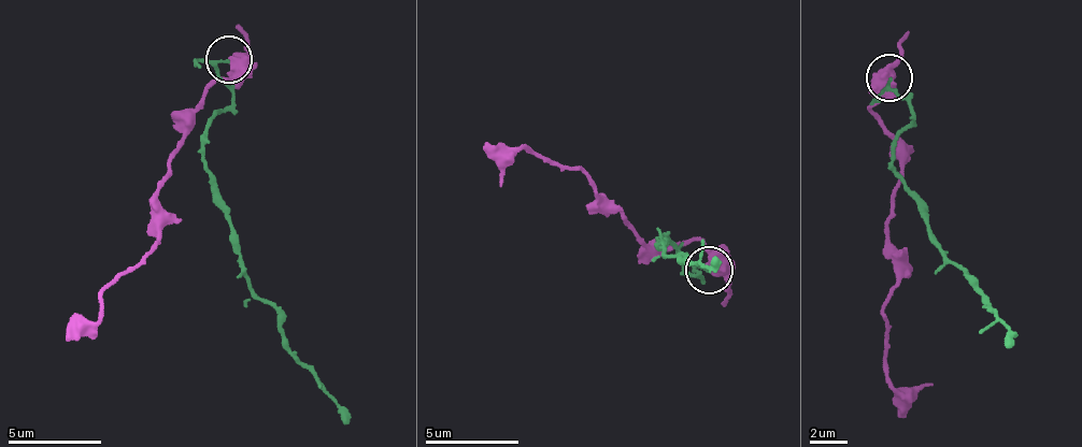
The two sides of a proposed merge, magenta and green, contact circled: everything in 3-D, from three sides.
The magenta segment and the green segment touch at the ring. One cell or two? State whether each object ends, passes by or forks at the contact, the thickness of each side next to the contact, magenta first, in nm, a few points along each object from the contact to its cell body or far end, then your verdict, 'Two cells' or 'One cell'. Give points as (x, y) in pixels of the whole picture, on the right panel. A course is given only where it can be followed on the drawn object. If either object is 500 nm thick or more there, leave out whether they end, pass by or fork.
Thickness 500 nm (magenta) against 130 nm. Course of magenta: (887, 75), (871, 111), (898, 162), (892, 199), (895, 290), (883, 307), (888, 380), (910, 392), (931, 384). Course of green: (888, 77), (911, 110), (894, 150), (908, 197), (930, 243), (973, 276), (1010, 347). Two cells

